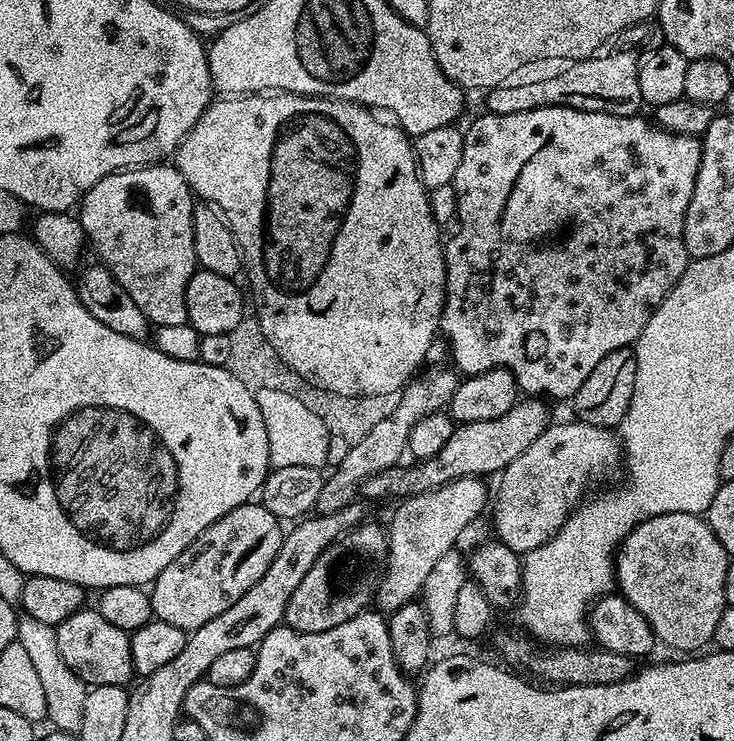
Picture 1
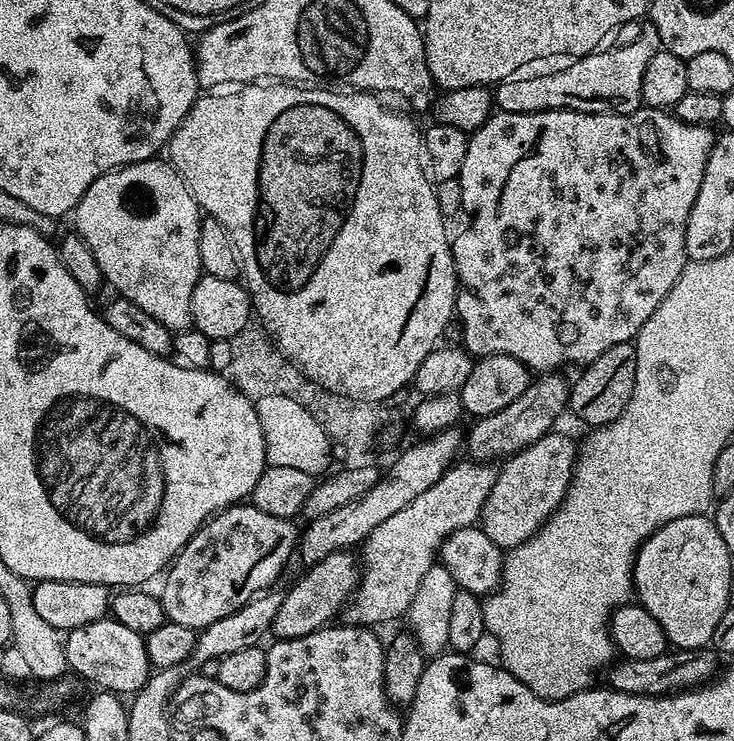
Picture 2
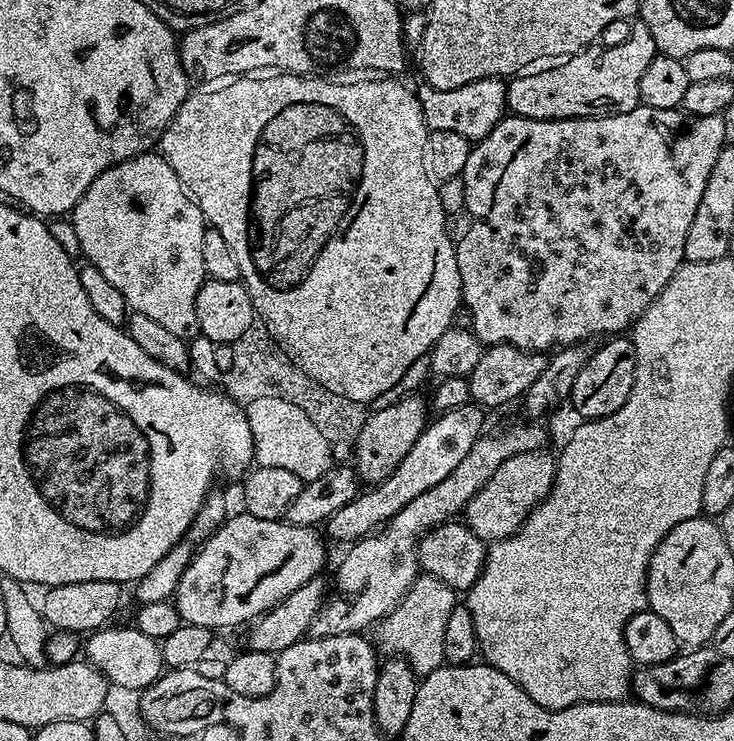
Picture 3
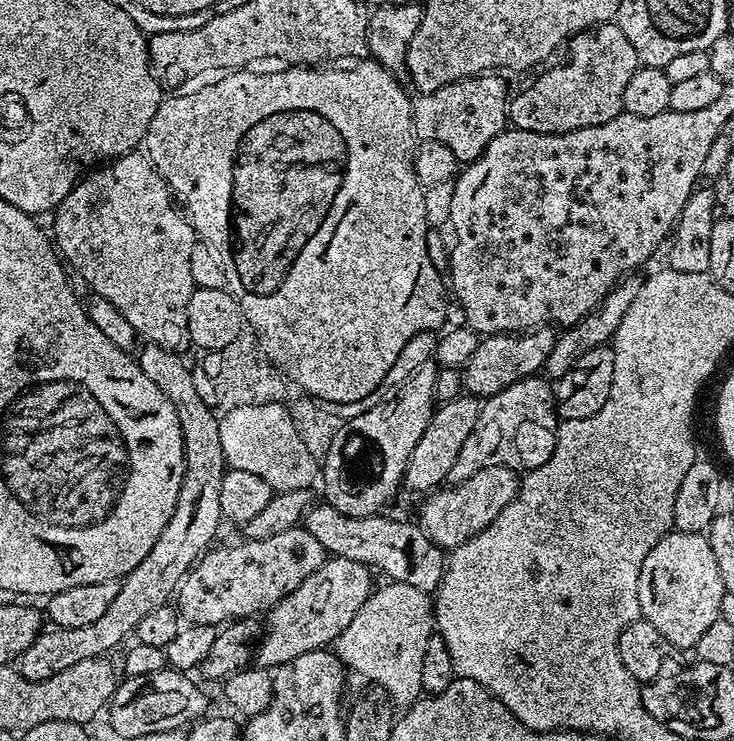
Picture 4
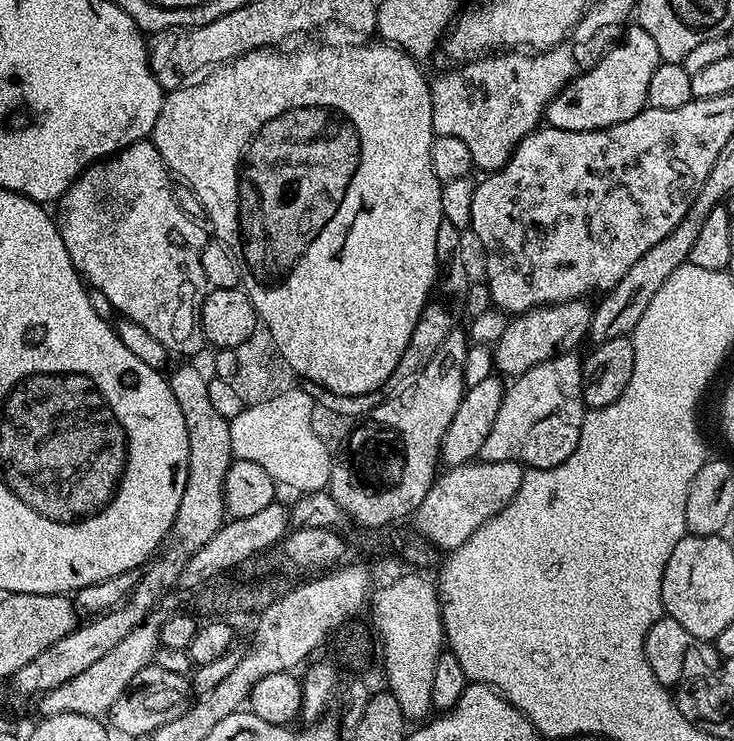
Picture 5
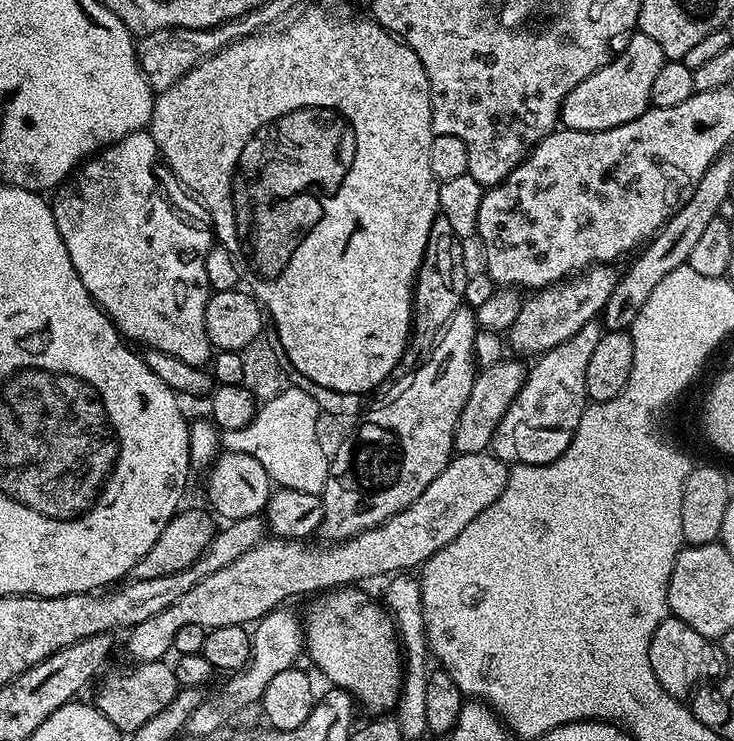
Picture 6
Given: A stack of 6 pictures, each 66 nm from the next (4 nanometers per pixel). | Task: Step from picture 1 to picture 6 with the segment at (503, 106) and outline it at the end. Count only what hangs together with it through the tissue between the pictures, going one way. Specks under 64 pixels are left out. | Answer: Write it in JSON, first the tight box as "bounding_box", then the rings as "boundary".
{"bounding_box":[560,31,665,132],"boundary":[[[633,31],[619,54],[613,55],[606,66],[590,74],[586,82],[578,82],[578,86],[566,94],[560,107],[560,124],[583,132],[601,132],[638,118],[651,105],[650,89],[658,70],[662,70],[665,63],[662,46],[658,46],[654,38]]]}

